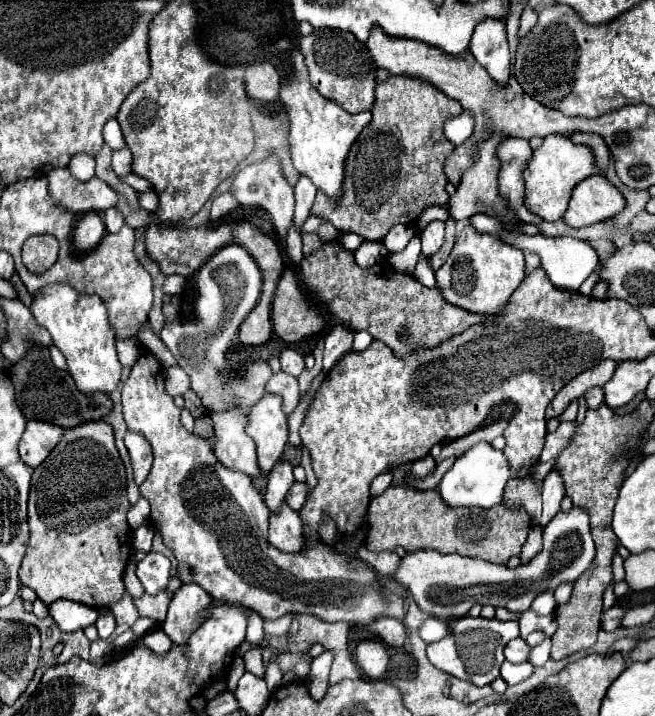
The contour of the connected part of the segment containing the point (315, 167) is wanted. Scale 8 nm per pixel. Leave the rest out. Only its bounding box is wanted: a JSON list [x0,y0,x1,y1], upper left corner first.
[281,50,371,200]

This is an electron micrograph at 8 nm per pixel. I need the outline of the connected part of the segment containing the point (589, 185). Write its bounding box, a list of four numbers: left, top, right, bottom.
[563,174,625,228]

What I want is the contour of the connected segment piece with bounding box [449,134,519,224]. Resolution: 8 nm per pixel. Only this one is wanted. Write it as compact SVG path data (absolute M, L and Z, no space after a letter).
M505 134L491 136L487 142L483 142L483 144L479 146L479 158L475 160L473 168L471 168L467 174L463 174L463 180L461 180L457 192L455 192L455 194L451 196L451 200L449 200L451 218L455 218L455 220L467 220L467 218L471 218L471 216L477 214L477 212L485 212L485 214L489 214L489 216L497 216L497 218L507 220L507 222L513 222L513 224L519 222L519 220L513 216L513 212L507 210L507 202L505 202L503 198L499 198L499 194L497 194L499 160L495 158L495 148L497 148L497 144L499 144L501 138L505 138Z

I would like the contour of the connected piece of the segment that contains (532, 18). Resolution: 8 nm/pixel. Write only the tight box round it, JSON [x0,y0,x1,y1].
[519,6,537,36]

